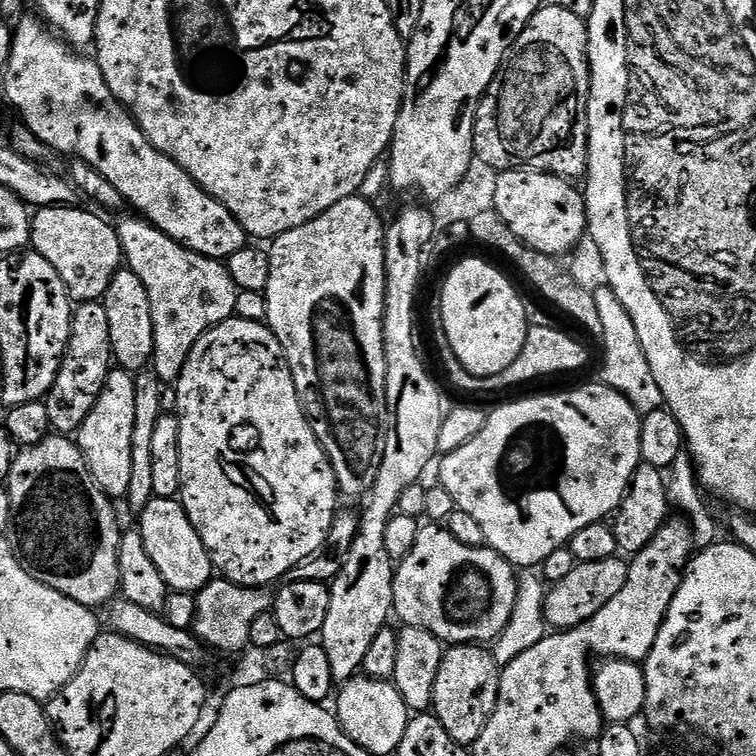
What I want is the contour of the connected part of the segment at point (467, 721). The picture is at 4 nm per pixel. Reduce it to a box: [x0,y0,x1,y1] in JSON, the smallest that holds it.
[431,644,501,746]

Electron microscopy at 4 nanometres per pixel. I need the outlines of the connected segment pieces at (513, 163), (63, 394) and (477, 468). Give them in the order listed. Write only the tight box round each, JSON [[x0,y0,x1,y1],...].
[[474,3,591,178],[43,300,113,437],[439,382,641,569]]

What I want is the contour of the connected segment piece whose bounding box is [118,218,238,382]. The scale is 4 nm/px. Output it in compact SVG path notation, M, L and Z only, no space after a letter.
M143 218L124 220L118 224L120 249L124 251L127 271L138 274L142 278L142 286L146 286L146 294L150 294L150 314L154 318L154 354L151 371L156 372L160 380L174 382L182 374L186 366L186 358L190 358L190 350L214 326L223 320L233 319L236 311L236 293L238 291L234 278L228 273L227 263L206 258L162 234L150 221Z

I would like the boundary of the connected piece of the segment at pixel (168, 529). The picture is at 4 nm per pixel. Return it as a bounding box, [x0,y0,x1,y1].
[138,498,214,594]

